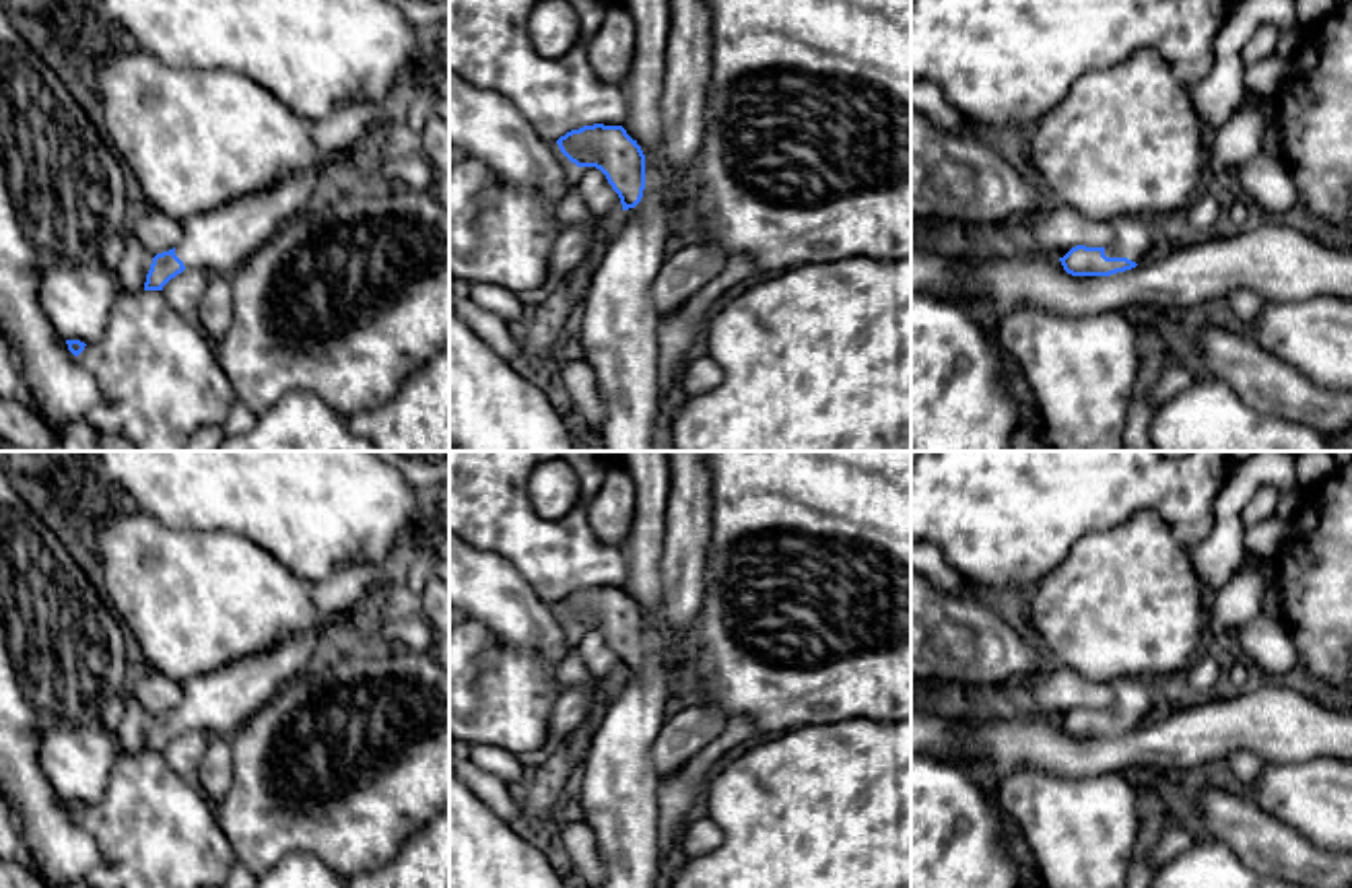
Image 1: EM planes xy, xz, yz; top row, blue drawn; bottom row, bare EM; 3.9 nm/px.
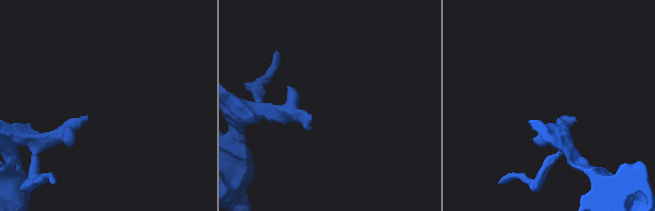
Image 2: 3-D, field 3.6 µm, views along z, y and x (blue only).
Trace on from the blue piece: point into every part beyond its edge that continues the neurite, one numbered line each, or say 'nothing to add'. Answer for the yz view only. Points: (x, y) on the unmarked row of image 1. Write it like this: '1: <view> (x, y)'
1: yz (1132, 697)

